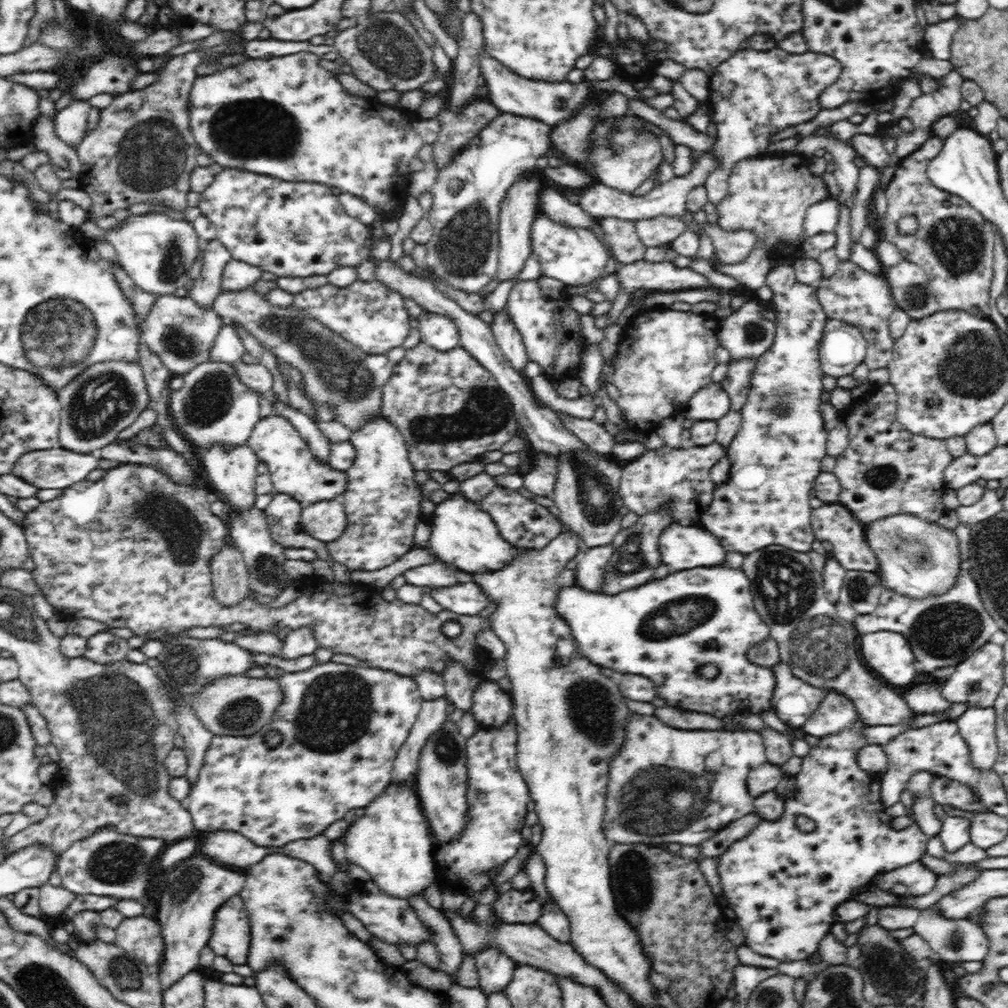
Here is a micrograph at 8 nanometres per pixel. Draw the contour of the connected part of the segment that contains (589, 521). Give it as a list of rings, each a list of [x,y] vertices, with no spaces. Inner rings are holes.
[[[568,451],[557,457],[556,482],[552,500],[560,512],[559,521],[576,532],[588,548],[608,546],[622,530],[625,507],[619,492],[621,465],[600,459],[588,451]]]

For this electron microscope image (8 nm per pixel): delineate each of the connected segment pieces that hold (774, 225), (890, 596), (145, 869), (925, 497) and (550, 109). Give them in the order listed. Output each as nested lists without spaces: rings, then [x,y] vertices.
[[[797,153],[776,157],[765,155],[738,162],[731,170],[728,178],[728,194],[717,206],[717,225],[726,232],[738,229],[754,231],[756,243],[762,243],[766,252],[778,250],[780,247],[788,247],[794,252],[799,252],[799,246],[806,238],[803,231],[803,222],[807,208],[810,208],[816,202],[830,198],[828,187],[822,176],[812,175],[807,165],[808,159]]]
[[[964,567],[954,586],[944,594],[918,599],[898,594],[884,586],[876,610],[856,615],[853,623],[859,637],[880,630],[900,632],[912,644],[918,673],[931,674],[938,668],[964,662],[984,644],[990,643],[990,638],[999,629],[984,608],[978,585]]]
[[[107,825],[106,828],[96,830],[92,836],[74,842],[70,848],[67,848],[62,856],[56,862],[56,869],[61,878],[61,886],[66,890],[78,895],[96,895],[100,897],[114,897],[118,900],[128,898],[128,900],[140,900],[146,904],[145,914],[154,917],[154,904],[150,904],[146,890],[150,884],[150,870],[156,866],[160,854],[168,846],[159,838],[138,838],[129,834],[120,834],[115,828]]]
[[[886,383],[877,386],[874,394],[868,400],[862,400],[860,405],[854,406],[854,410],[845,418],[849,430],[848,444],[846,450],[835,457],[833,469],[842,488],[837,504],[854,514],[854,519],[864,528],[894,515],[913,515],[928,523],[936,523],[947,510],[942,503],[942,496],[946,491],[944,469],[954,457],[949,453],[946,441],[912,434],[900,424],[896,414],[897,392],[893,384]]]
[[[480,54],[480,73],[484,77],[487,98],[502,113],[538,119],[551,127],[557,122],[569,119],[581,106],[582,102],[593,92],[591,82],[582,81],[580,84],[542,83],[518,77],[510,69],[502,65],[496,58],[488,54]]]

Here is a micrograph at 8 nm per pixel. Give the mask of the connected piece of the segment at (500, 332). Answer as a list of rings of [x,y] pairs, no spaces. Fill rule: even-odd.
[[[506,306],[502,308],[502,312],[496,312],[493,317],[494,319],[489,326],[492,333],[494,333],[496,344],[504,353],[505,360],[512,365],[514,370],[524,376],[522,370],[531,360],[528,358],[528,353],[526,353],[526,345],[522,335],[511,321]]]

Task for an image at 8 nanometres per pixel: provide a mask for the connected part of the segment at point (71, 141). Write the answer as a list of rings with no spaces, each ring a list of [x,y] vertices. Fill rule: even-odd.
[[[72,101],[61,111],[57,111],[54,120],[54,132],[67,146],[76,148],[86,136],[91,105],[88,101]]]

